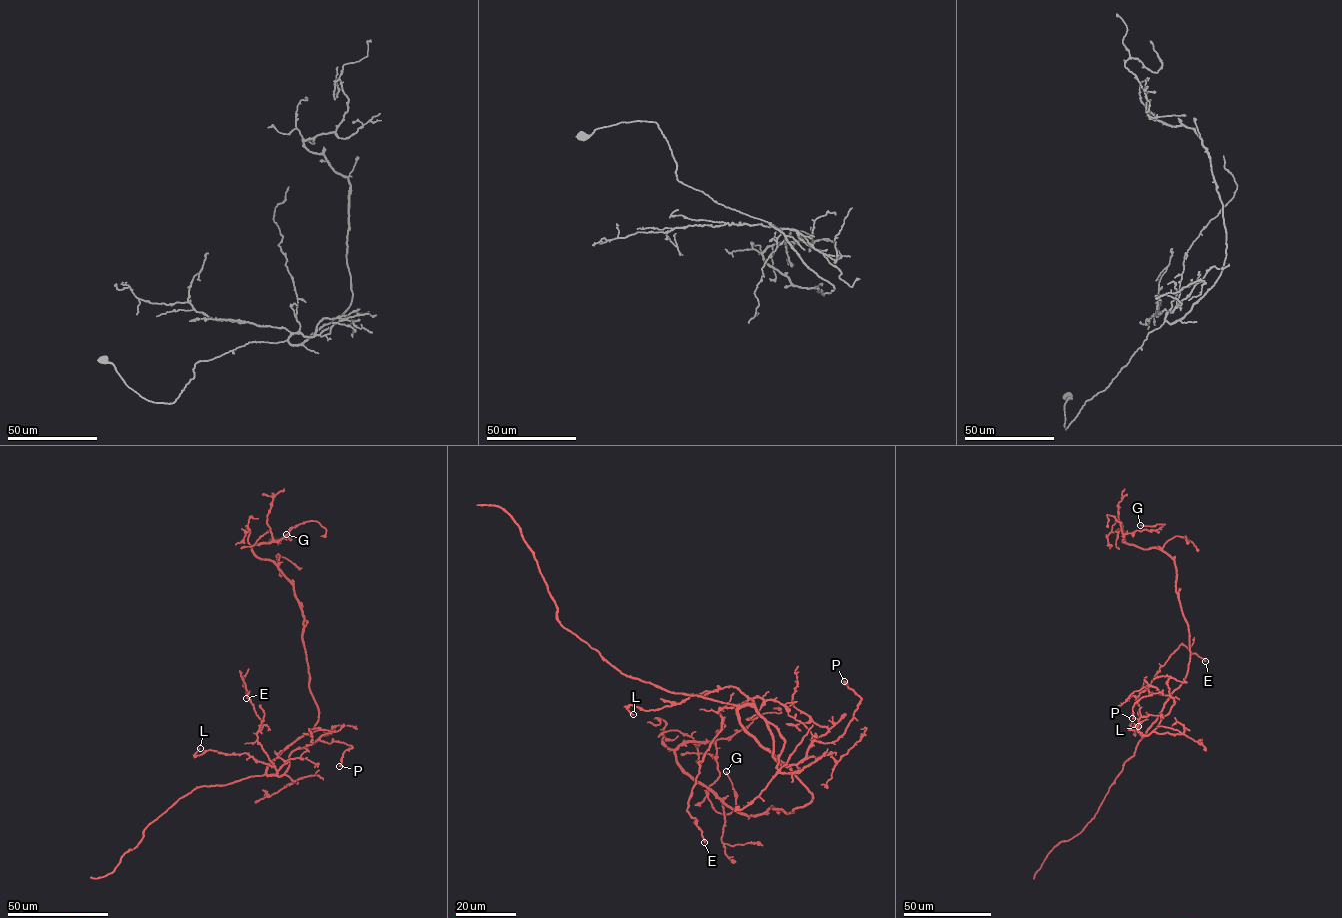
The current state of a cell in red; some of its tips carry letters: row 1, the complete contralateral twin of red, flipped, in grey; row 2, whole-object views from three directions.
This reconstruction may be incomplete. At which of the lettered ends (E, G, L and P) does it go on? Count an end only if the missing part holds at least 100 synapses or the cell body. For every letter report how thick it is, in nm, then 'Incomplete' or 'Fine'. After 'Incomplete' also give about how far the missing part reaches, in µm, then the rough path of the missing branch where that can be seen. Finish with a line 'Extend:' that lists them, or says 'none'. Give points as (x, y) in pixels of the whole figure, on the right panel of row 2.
E: Thickness 200 nm. Fine
G: Thickness 120 nm. Fine
L: Thickness 120 nm. Fine
P: Thickness 240 nm. Fine
Extend: none

